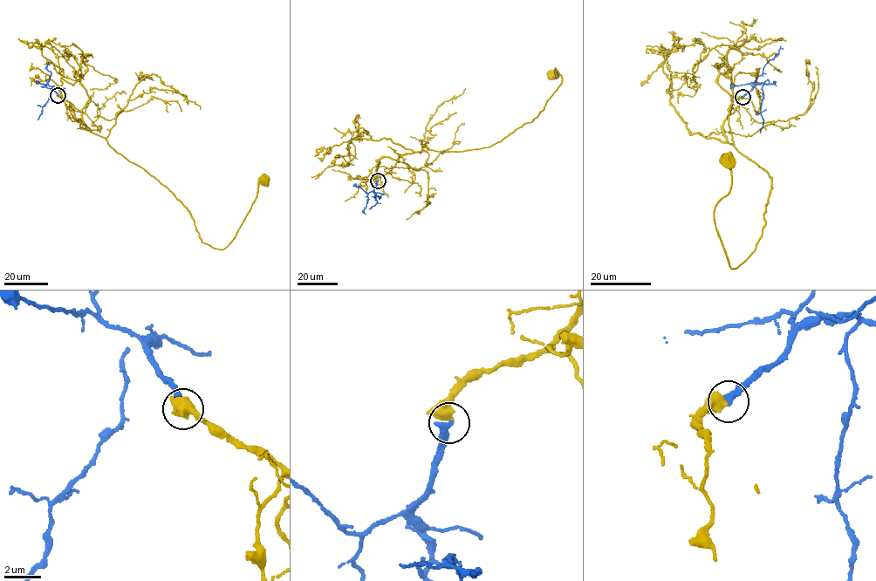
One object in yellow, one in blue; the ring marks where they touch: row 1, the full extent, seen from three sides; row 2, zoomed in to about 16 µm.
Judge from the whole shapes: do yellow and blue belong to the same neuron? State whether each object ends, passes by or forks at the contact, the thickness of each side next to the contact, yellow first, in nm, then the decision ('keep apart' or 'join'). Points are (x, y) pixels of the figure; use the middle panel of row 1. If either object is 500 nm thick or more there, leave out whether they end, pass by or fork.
yellow forks | blue ends | 400/420 nm | join

